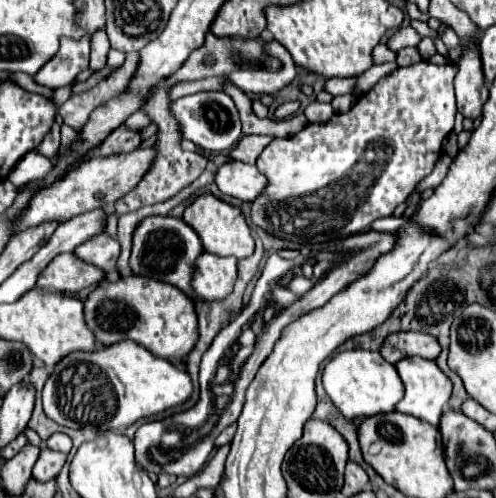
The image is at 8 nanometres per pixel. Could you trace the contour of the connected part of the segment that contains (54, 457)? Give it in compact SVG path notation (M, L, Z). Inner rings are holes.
M42 448L38 460L36 460L36 466L34 466L34 474L32 478L36 482L48 482L48 480L54 480L62 466L66 462L66 454L62 452L52 452L50 448Z

